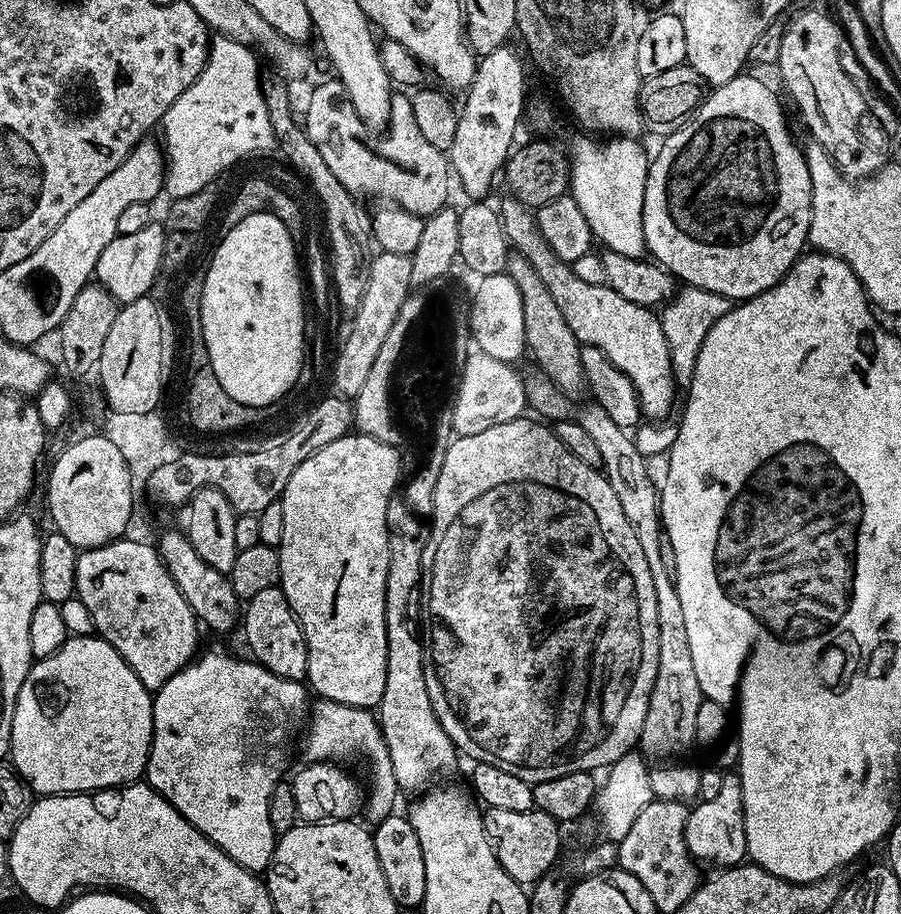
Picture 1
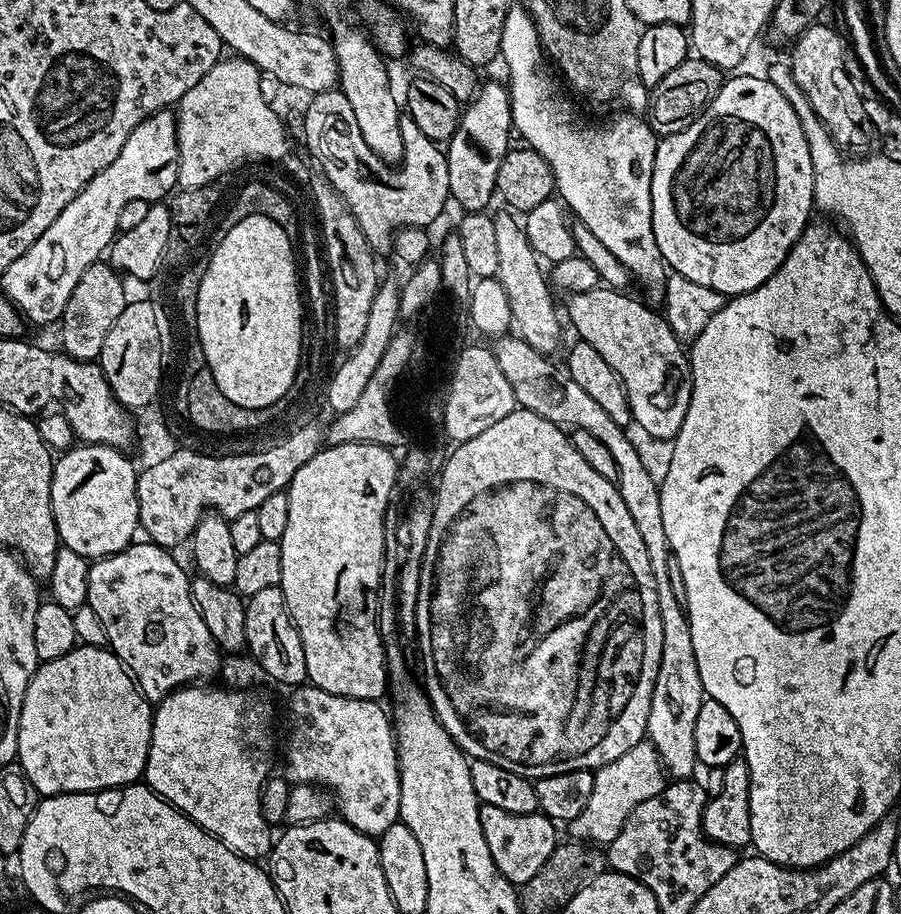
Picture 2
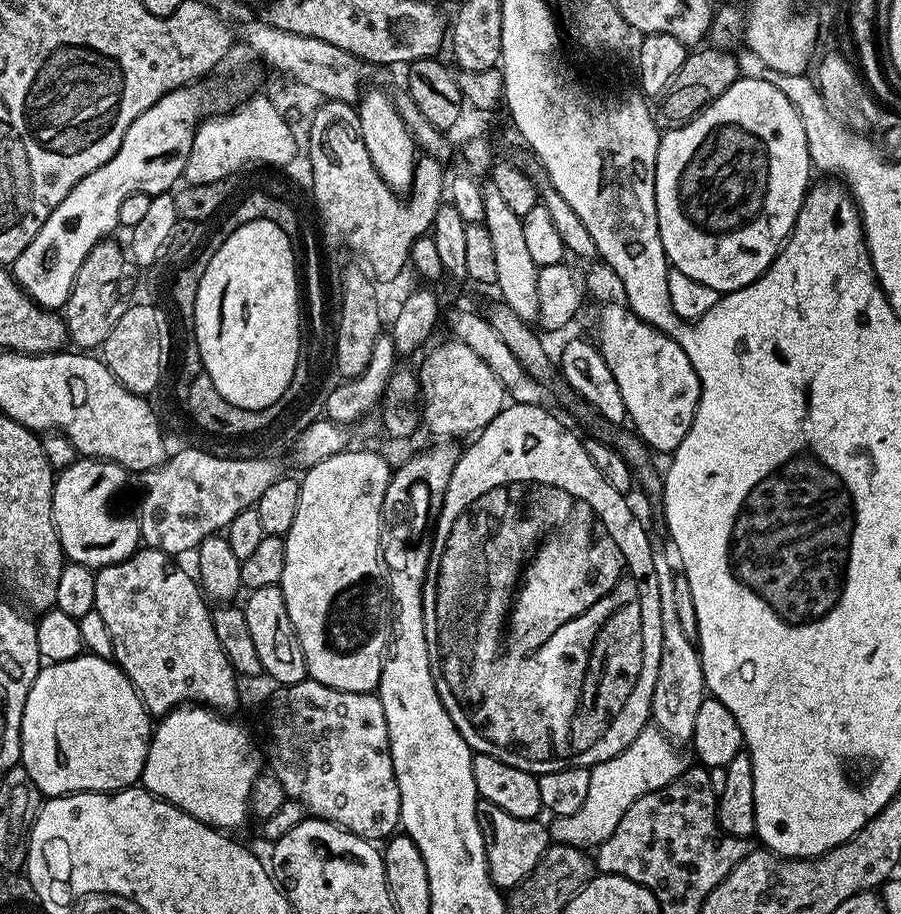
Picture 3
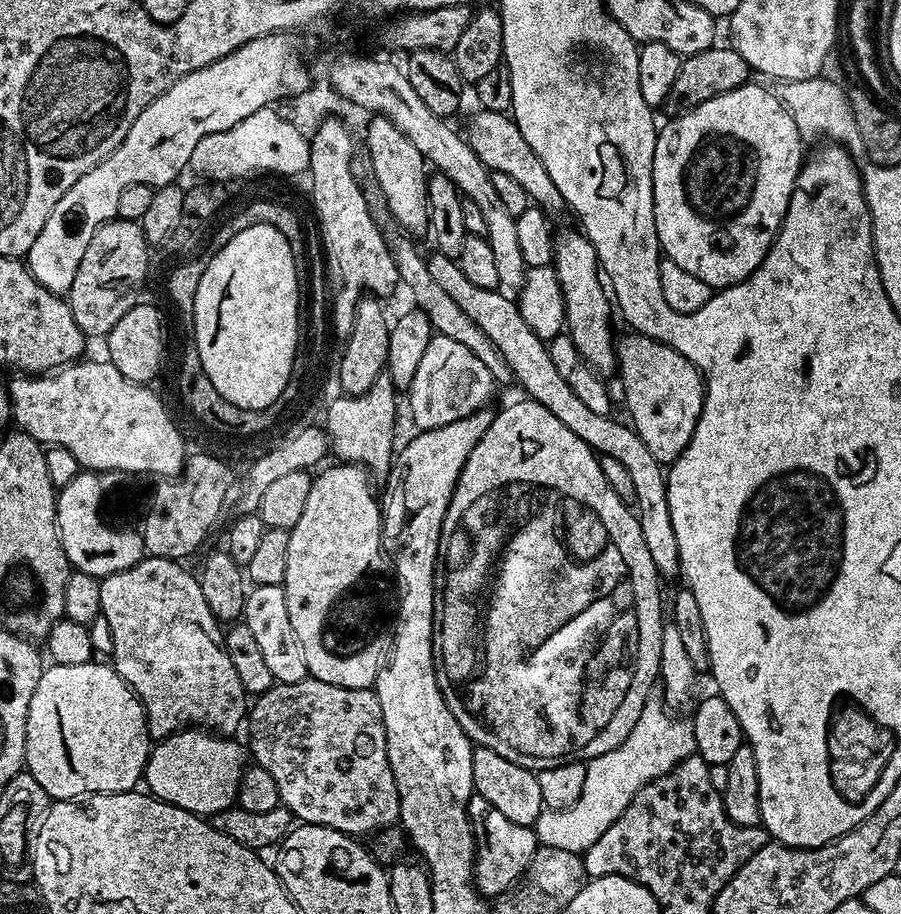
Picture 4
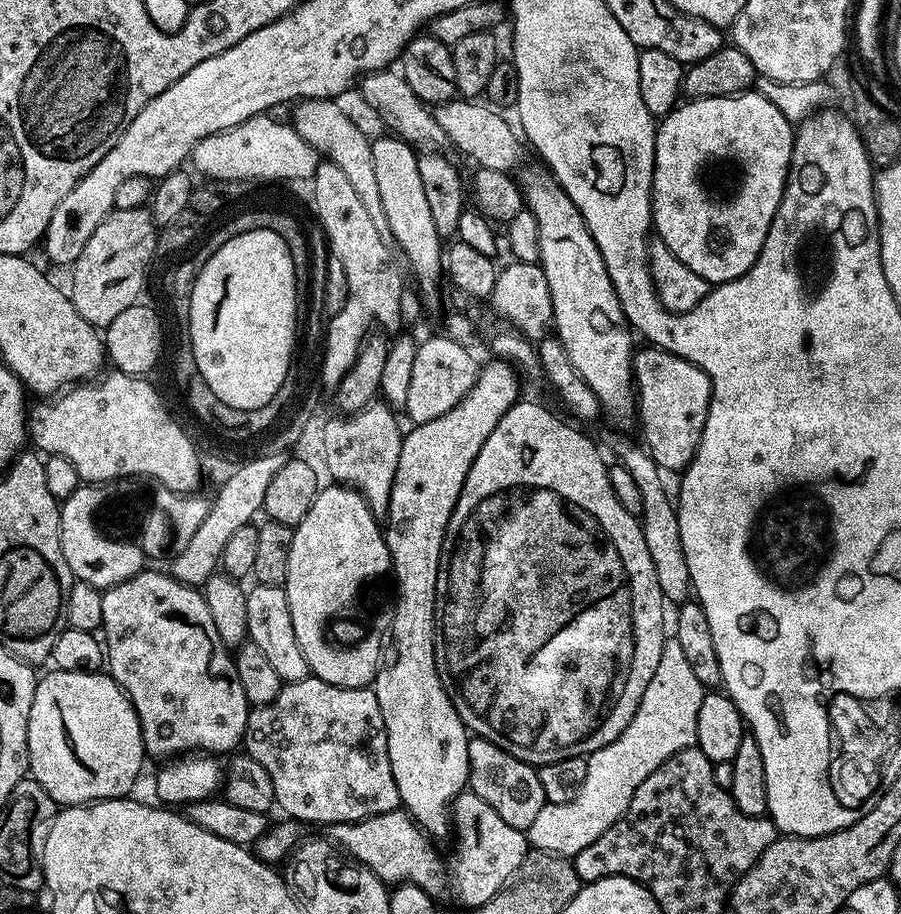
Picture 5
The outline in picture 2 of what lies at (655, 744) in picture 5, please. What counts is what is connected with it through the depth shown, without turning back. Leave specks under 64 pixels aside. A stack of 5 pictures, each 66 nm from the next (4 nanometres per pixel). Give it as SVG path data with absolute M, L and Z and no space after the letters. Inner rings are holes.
M641 742L638 746L630 746L622 758L614 758L614 762L595 769L594 794L590 794L582 814L570 822L571 839L576 842L587 842L593 846L607 846L618 838L618 830L630 818L630 810L638 806L638 802L646 802L646 798L654 798L664 789L666 773L660 764L654 746Z

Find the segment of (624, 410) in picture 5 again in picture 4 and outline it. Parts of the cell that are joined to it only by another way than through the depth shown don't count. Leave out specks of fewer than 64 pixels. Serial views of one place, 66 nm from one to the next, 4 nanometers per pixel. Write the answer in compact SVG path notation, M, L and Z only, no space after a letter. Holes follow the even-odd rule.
M557 231L552 245L552 264L558 274L558 282L562 286L562 294L564 295L566 334L574 342L574 346L578 346L578 354L582 354L584 361L593 370L601 374L608 374L611 368L613 371L617 367L617 341L615 339L612 340L612 312L614 316L614 304L610 299L609 289L602 279L600 259L596 256L594 246L588 241L587 236L581 234L579 231L576 232Z

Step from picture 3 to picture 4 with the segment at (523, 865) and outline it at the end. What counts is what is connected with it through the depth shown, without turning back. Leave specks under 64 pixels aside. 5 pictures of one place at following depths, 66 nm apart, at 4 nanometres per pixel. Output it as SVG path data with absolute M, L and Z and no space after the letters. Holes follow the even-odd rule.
M472 795L468 800L468 817L472 823L472 836L476 840L476 866L474 883L480 895L485 898L501 896L518 877L530 866L538 841L535 827L510 822L486 798Z

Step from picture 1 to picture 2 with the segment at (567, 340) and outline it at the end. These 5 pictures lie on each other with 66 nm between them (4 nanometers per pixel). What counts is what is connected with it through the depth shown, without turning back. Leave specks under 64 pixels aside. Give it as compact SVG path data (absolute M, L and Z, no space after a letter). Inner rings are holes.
M503 211L492 216L498 249L498 274L495 278L500 281L502 290L509 299L511 327L515 335L534 346L534 350L553 354L560 348L562 316L561 313L560 316L556 313L556 306L552 302L554 292L545 265L536 255L534 246L530 246L530 238L526 238L521 221L511 211Z

